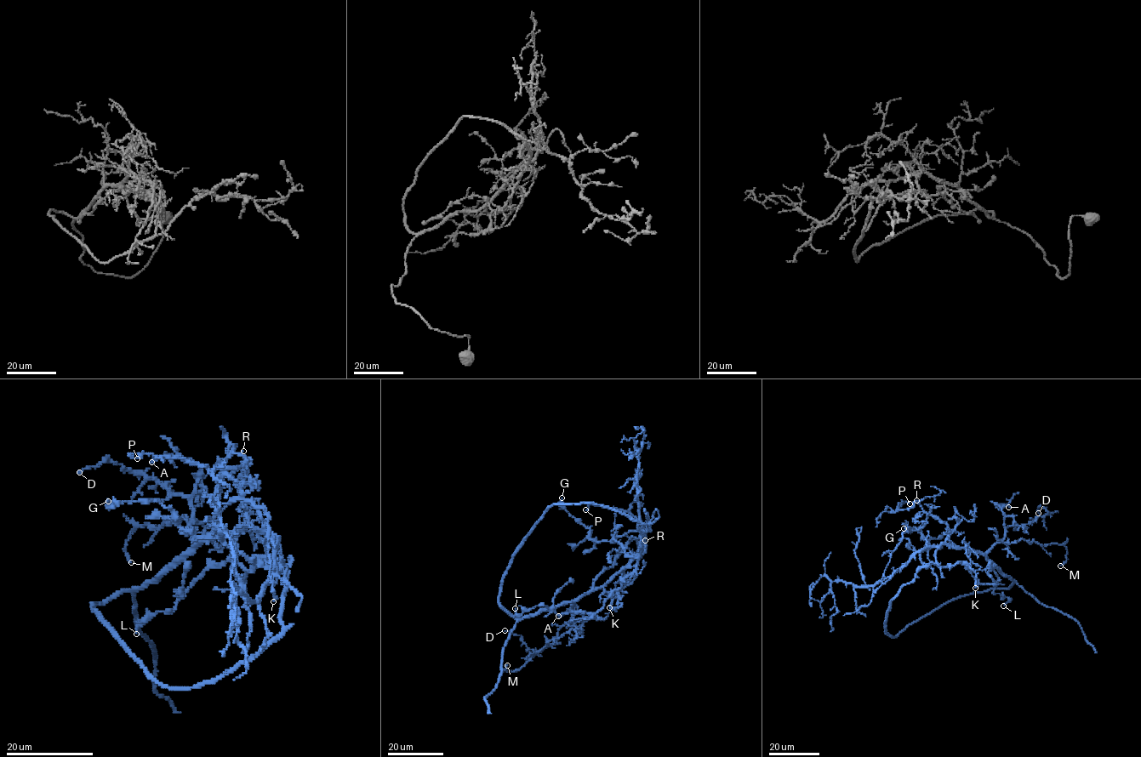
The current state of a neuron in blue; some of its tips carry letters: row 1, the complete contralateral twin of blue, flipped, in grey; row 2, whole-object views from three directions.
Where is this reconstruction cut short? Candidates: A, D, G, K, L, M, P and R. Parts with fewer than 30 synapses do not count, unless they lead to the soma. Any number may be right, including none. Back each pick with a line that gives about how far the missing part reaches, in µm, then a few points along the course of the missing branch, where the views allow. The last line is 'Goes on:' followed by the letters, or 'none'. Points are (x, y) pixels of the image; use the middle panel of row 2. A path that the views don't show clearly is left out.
Goes on: none

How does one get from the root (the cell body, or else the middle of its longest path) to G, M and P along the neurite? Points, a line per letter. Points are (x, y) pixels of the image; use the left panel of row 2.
G: (233, 532), (247, 526), (263, 532), (280, 564), (265, 567), (221, 540), (196, 537), (157, 501), (108, 501)
M: (233, 532), (196, 542), (191, 526), (202, 522), (181, 517), (159, 526), (137, 526), (125, 549), (131, 562)
P: (233, 532), (212, 535), (217, 481), (227, 459), (241, 453), (243, 464), (214, 469), (180, 458), (137, 458)

